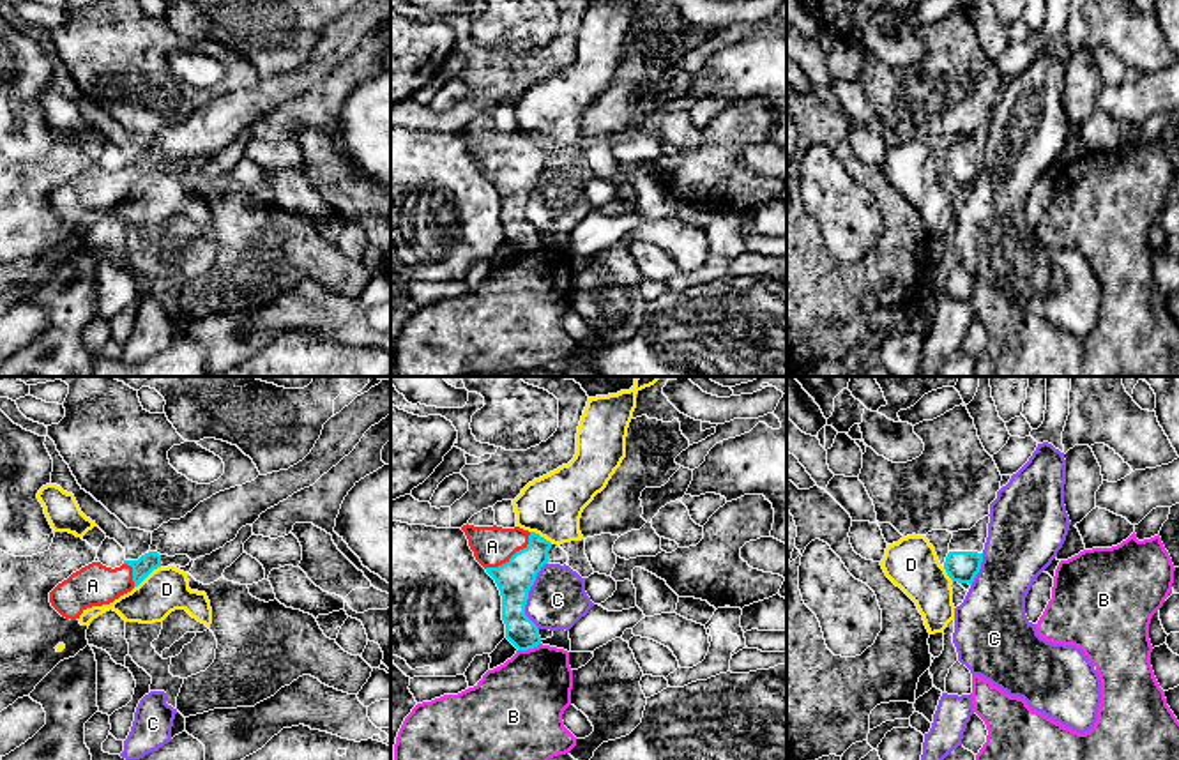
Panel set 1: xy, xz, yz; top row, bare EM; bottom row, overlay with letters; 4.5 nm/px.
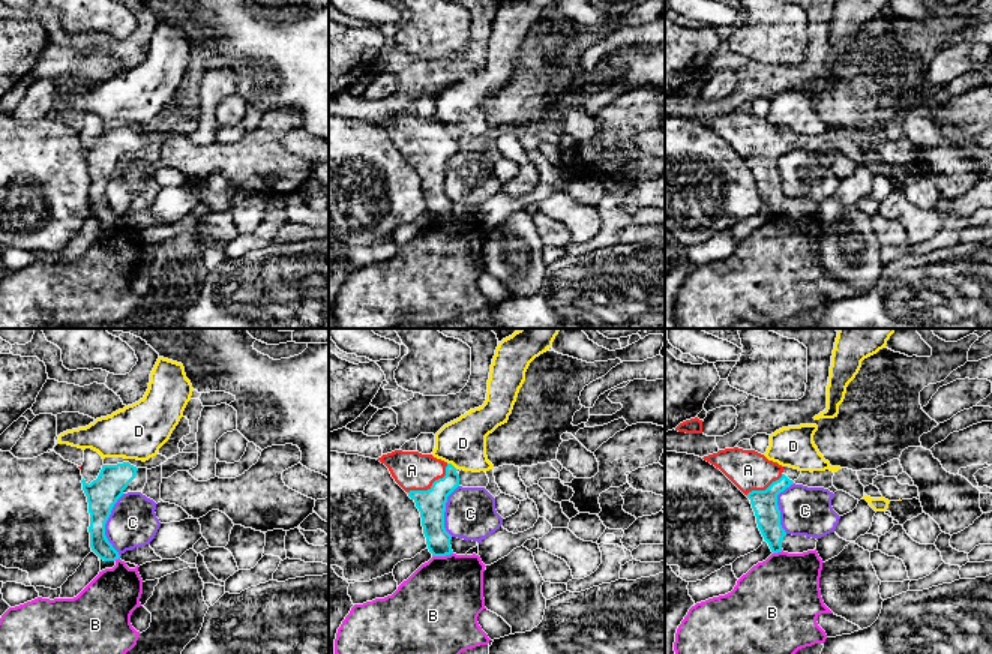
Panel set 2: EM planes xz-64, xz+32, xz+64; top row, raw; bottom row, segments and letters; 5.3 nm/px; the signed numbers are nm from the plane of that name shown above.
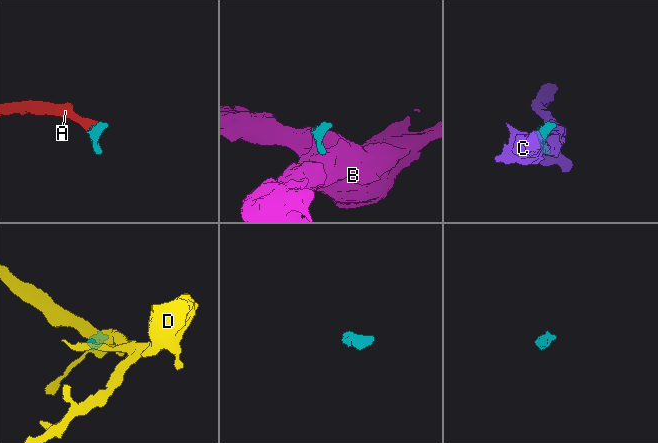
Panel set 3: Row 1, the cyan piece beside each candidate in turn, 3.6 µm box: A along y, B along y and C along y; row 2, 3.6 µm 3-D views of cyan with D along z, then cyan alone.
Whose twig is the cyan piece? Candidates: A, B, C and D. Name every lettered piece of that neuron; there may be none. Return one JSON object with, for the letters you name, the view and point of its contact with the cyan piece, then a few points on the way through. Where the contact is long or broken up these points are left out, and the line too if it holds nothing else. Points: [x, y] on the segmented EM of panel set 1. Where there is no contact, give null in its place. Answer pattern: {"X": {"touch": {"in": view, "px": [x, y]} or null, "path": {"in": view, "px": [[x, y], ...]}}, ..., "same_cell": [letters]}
{"A": {"touch": {"in": "xz", "px": [513, 555]}, "path": {"in": "xz", "px": [[513, 578], [513, 555], [492, 547]]}}, "same_cell": ["A"]}

